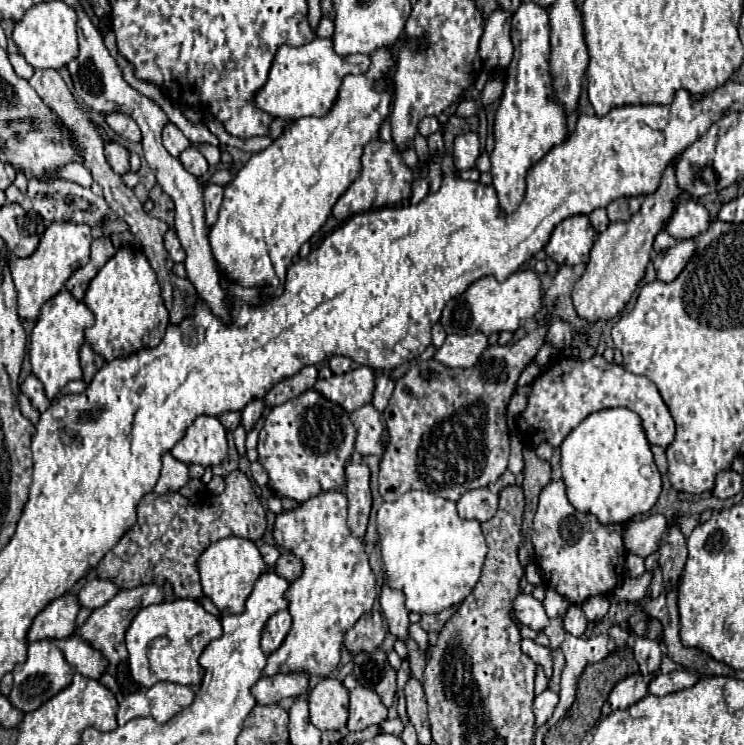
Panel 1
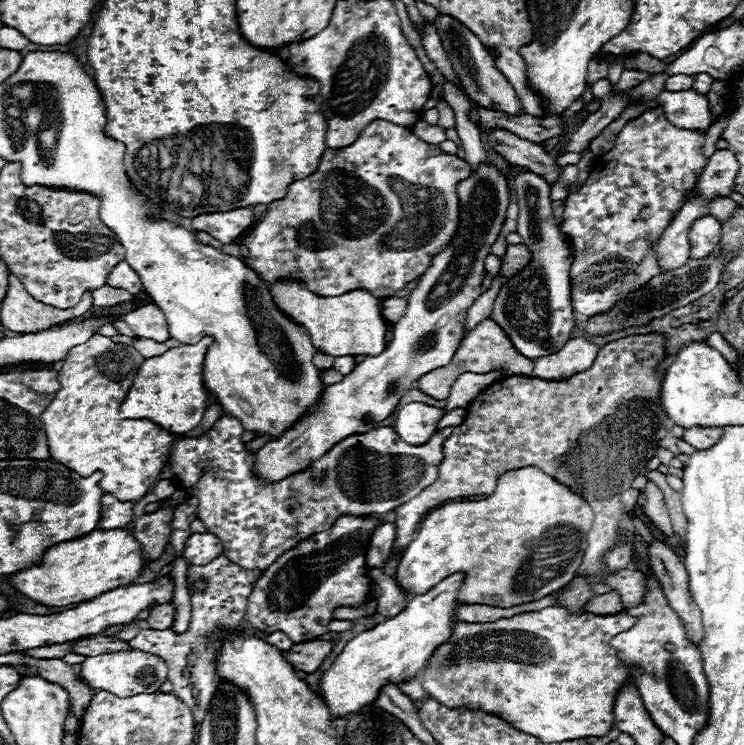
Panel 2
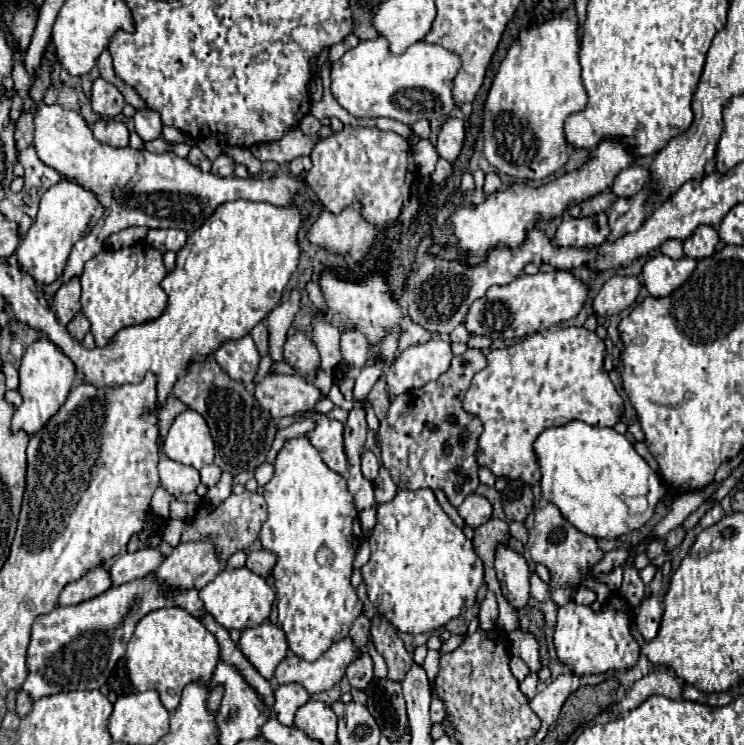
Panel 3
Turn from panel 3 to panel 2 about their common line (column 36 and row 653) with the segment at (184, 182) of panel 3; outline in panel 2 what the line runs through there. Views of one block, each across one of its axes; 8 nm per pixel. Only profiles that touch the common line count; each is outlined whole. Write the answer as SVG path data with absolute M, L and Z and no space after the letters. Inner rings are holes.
M144 650L130 652L112 652L100 656L88 656L82 662L80 670L86 684L96 690L106 690L116 696L132 696L132 694L152 694L152 690L160 690L160 686L168 680L168 664L160 660L156 654Z

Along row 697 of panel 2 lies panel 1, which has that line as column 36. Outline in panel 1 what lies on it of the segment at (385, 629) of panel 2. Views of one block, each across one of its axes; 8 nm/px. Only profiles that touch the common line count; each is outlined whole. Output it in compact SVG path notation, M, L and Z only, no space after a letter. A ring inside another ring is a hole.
M62 288L54 298L50 298L42 306L42 312L30 334L30 362L32 362L32 374L44 384L48 400L54 400L70 380L82 378L78 352L84 342L84 330L90 324L94 324L92 312L82 302L74 300L74 296L66 292L66 288Z

